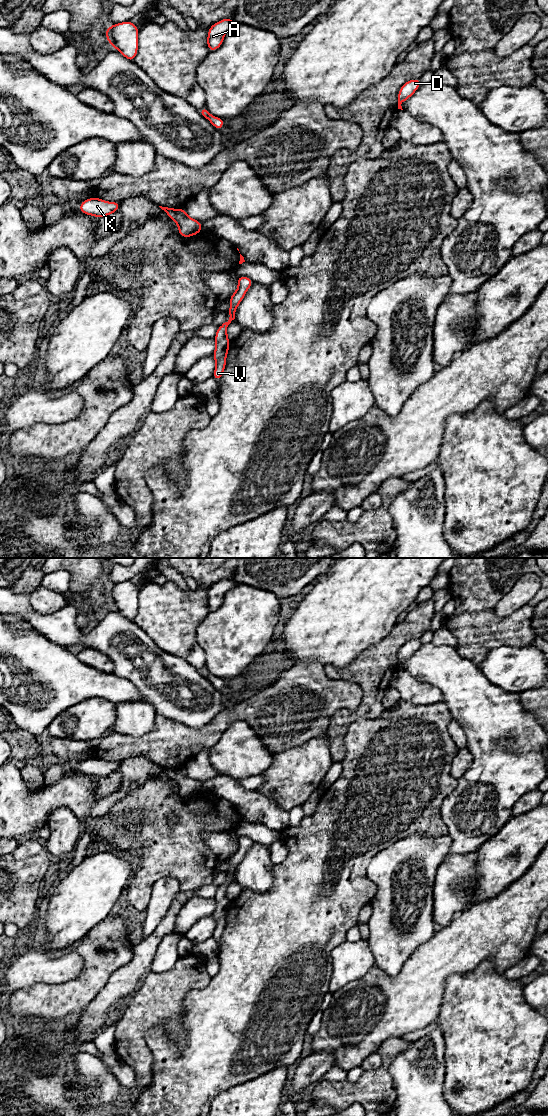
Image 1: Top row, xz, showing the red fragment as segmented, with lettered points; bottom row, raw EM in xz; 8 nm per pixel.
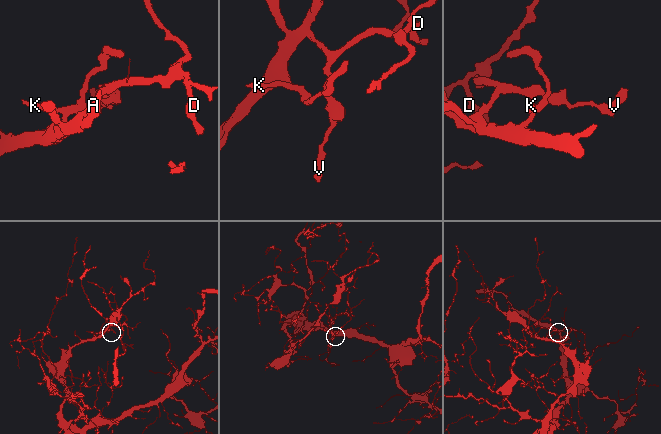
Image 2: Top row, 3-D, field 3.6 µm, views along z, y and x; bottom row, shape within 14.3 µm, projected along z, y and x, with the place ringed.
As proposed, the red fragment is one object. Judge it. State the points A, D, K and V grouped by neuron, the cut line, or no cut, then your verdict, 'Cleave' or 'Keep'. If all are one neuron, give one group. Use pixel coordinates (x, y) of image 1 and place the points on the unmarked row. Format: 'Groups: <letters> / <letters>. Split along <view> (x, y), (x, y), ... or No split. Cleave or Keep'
Groups: A D K V. No split. Keep

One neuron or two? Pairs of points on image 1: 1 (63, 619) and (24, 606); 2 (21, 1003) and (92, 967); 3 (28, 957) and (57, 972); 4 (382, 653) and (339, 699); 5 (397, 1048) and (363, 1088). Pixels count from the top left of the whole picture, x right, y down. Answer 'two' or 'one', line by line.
1: one
2: one
3: one
4: two
5: one

